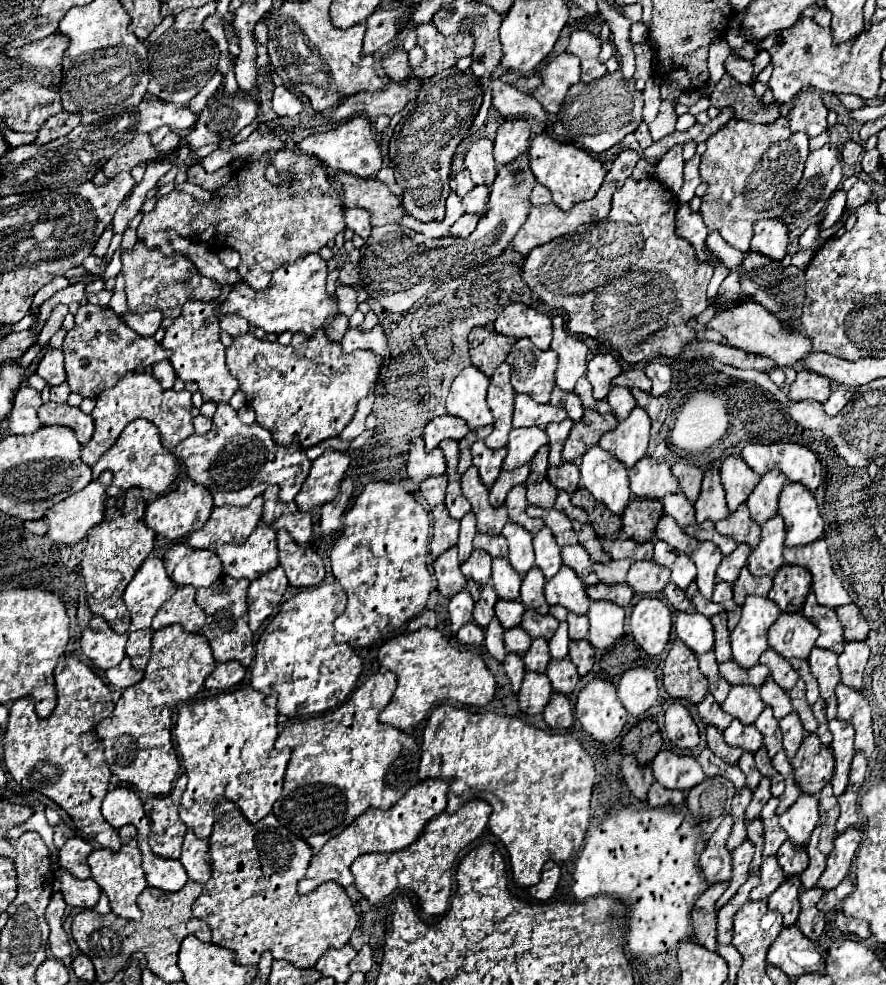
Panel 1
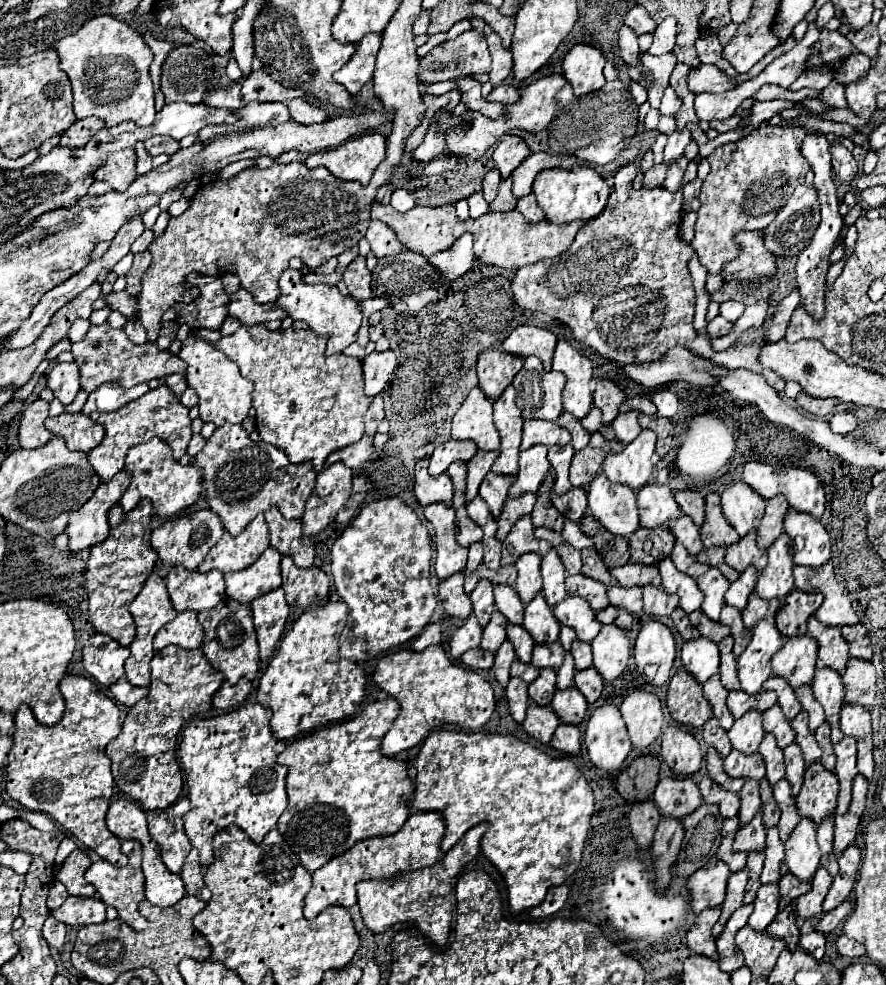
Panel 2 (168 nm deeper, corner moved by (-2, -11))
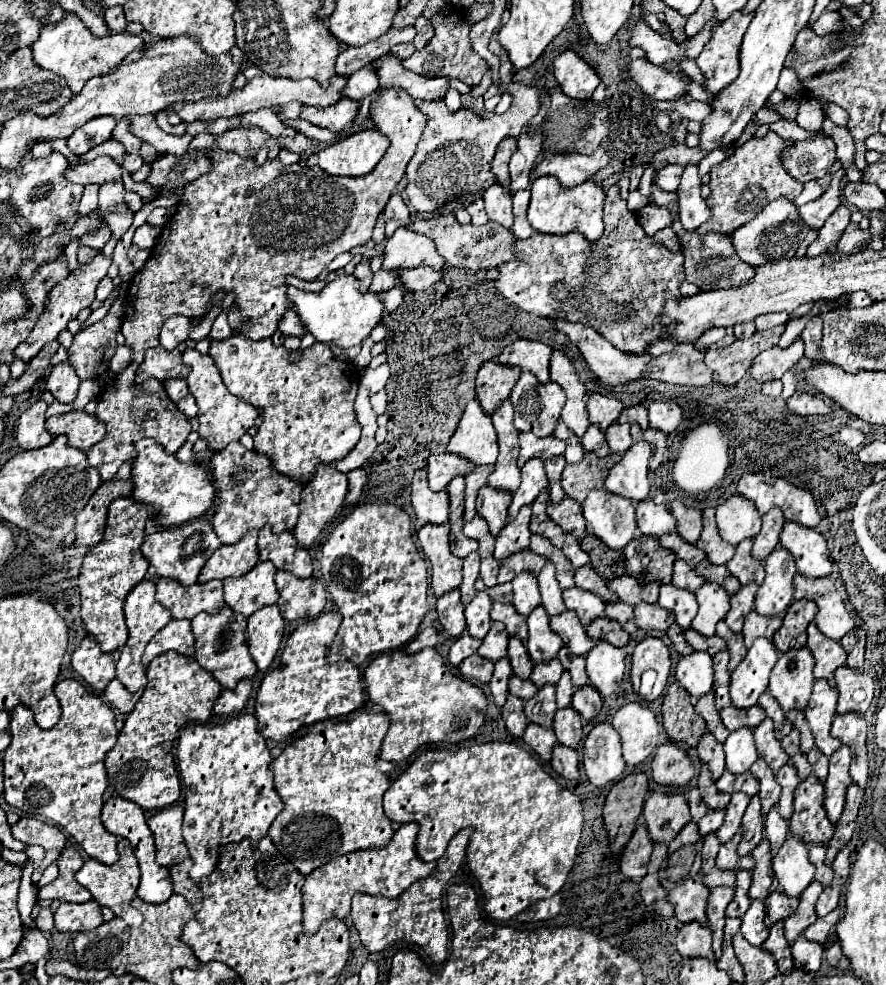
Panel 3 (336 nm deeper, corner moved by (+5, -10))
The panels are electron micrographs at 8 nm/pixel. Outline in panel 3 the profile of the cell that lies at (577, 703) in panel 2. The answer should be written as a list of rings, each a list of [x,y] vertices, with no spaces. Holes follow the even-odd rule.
[[[573,707],[557,709],[553,729],[555,729],[555,735],[557,735],[559,743],[563,743],[567,747],[573,747],[573,749],[581,743],[583,721],[581,721],[581,715]]]

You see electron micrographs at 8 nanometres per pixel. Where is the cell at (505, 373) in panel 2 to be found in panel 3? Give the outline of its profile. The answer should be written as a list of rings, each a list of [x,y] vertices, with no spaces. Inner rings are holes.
[[[485,361],[477,373],[477,399],[489,415],[509,397],[515,381],[519,379],[519,367],[507,367],[497,361]]]

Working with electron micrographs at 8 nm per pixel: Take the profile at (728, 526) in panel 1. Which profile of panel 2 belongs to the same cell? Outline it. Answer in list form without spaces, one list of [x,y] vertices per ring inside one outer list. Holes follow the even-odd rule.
[[[752,530],[748,536],[740,538],[738,544],[728,546],[726,564],[732,566],[736,572],[742,572],[748,566],[756,566],[762,556],[764,556],[764,552],[756,546],[756,532]]]

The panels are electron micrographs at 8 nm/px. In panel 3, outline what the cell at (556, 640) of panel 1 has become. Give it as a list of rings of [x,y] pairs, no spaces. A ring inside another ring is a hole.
[[[565,671],[561,679],[557,681],[557,707],[567,707],[571,705],[571,697],[575,693],[575,687],[571,685],[571,675]]]

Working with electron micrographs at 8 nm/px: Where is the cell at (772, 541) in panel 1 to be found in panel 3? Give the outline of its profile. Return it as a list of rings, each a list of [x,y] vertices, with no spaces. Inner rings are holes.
[[[779,543],[765,559],[765,581],[755,595],[755,611],[783,615],[793,601],[793,575],[797,573],[791,553]]]

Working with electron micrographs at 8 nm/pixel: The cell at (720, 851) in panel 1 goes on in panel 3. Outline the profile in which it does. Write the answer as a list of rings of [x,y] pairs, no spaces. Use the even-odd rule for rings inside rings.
[[[699,871],[695,877],[685,879],[681,885],[669,891],[669,901],[673,903],[675,917],[681,923],[687,921],[705,923],[705,909],[711,889],[703,883],[703,877],[705,877],[703,871]]]

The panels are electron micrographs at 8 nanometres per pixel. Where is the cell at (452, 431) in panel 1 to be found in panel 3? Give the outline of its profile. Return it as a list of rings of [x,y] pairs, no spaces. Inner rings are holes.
[[[433,453],[427,459],[427,473],[429,473],[429,487],[433,491],[445,489],[445,485],[451,481],[455,475],[467,475],[475,469],[471,461],[465,457],[459,457],[455,453]]]

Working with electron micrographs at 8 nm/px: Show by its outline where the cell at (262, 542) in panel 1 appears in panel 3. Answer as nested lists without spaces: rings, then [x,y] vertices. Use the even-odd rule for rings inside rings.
[[[259,561],[255,569],[245,573],[245,577],[223,579],[225,603],[245,617],[255,613],[255,609],[263,605],[277,603],[279,593],[273,575],[275,565],[271,561]]]

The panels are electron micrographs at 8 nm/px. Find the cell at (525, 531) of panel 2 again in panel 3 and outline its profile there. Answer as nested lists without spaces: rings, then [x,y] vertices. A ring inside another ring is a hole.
[[[523,549],[519,553],[511,553],[509,557],[505,557],[499,565],[499,583],[503,581],[511,581],[517,573],[531,569],[533,573],[539,573],[539,569],[547,563],[547,559],[543,555],[533,553],[531,549]]]

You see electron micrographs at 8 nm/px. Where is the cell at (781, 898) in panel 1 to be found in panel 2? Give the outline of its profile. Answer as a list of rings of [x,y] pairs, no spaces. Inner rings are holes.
[[[794,904],[786,906],[782,912],[778,912],[778,916],[774,918],[774,922],[766,928],[766,932],[772,936],[772,938],[780,938],[786,942],[788,950],[794,952],[798,948],[798,926],[796,926],[796,910],[794,910]]]

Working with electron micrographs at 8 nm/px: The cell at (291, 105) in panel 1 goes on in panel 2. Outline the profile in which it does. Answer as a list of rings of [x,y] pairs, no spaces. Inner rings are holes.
[[[306,98],[290,100],[288,108],[290,108],[290,118],[294,122],[300,122],[300,124],[320,124],[320,122],[326,122],[330,118],[324,108],[308,102]]]

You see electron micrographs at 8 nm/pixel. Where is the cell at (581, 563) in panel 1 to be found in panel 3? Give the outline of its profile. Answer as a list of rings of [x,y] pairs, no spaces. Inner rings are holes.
[[[579,587],[563,589],[563,601],[567,609],[573,609],[579,615],[583,625],[589,625],[593,619],[601,617],[605,611],[605,603],[599,595]]]

